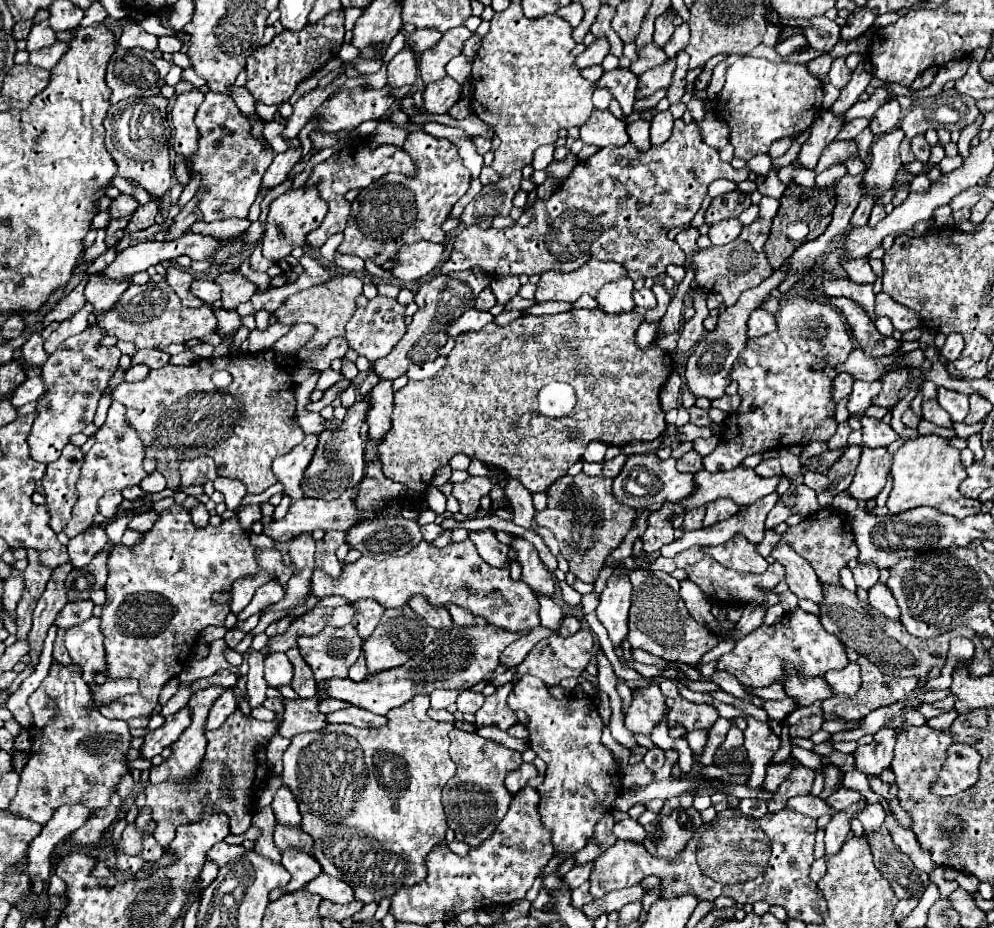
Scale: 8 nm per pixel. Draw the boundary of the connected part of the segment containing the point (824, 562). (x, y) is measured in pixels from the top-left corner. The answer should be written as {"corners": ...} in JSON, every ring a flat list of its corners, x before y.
{"corners":[[828,509,818,511,812,517,806,517,796,527,788,527,788,545,812,565,818,579,826,585,842,585,840,569,844,569,850,559,858,557,856,537,852,537,850,519,842,513,834,513,834,511,828,513]]}

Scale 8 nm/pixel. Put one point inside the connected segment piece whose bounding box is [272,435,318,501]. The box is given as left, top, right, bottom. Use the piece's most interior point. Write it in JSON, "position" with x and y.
{"position":[289,469]}

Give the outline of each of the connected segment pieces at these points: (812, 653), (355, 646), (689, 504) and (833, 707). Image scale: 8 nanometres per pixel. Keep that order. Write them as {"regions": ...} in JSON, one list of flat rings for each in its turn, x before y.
{"regions":[[[794,609,788,611,782,621,772,627,760,625,756,631,740,639,730,653,724,653,716,661,718,671,728,671,742,685,752,687,768,687,774,681,786,677,786,665,796,667,804,677,816,677,832,669,844,669,844,665,848,665,848,657,842,641,836,635,830,635,816,615]],[[344,625,344,627,324,627,322,633,314,635,314,637,300,637,298,639,298,649,300,655,304,657,304,661,312,667,314,671,314,679,318,681,318,701,326,699,324,697,324,681,328,681,328,677,348,677,348,669,356,663,356,659,362,653,362,641,360,635,356,633,354,625]],[[736,467,732,471,708,473,700,469,696,475,696,491,688,499,682,501,684,511,706,505,718,497,734,499,738,505,752,505,756,499,776,491,780,477,764,479,756,475,754,469]],[[864,655,858,659,858,665,860,665,860,675,862,675,862,685,860,685,858,693,856,693,854,697,837,695,822,701,824,719,832,719,834,715,844,717,846,721,864,719,870,711,874,711,874,709,878,709,878,707,884,707,884,705,902,701,908,693,912,693,912,691,918,687,918,679,916,679,916,677,908,677,908,679,892,679,892,677,882,675,882,673,878,671,878,667,876,667,872,661,868,661,868,657,864,657]]]}

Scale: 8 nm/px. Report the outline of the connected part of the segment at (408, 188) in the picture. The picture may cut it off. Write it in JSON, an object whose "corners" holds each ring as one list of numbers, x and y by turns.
{"corners":[[414,131,408,135,402,149,414,159,416,175,406,177,400,173,388,173,368,185,368,189,362,189,352,203,338,253,358,255,362,259,372,259,376,265,384,265,396,257,400,245,410,245,422,239,444,243,446,233,442,231,442,223,448,219,454,203,468,191,470,171,464,167,456,145,448,139]]}

